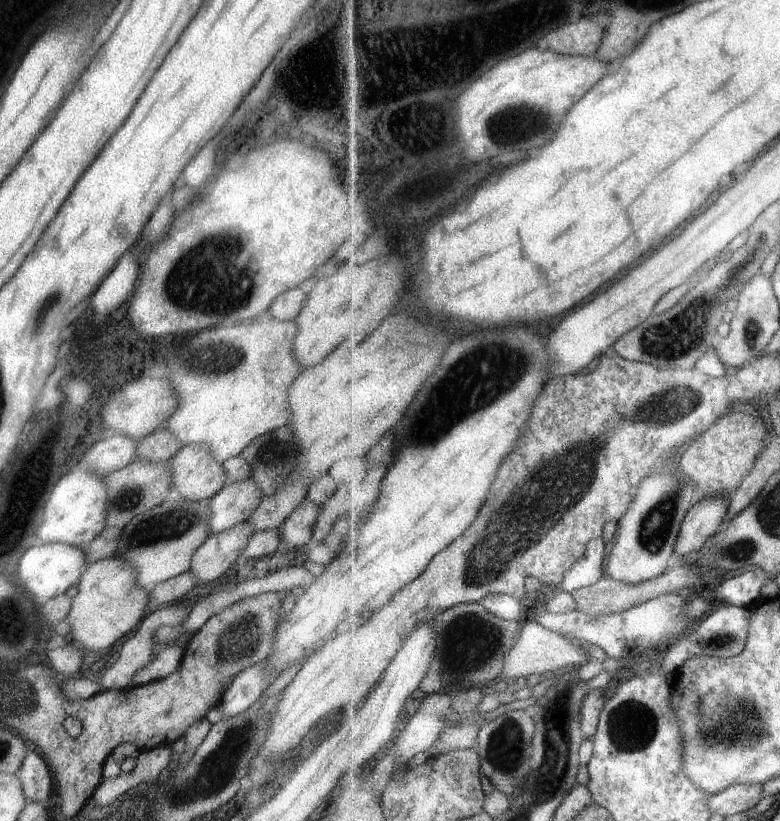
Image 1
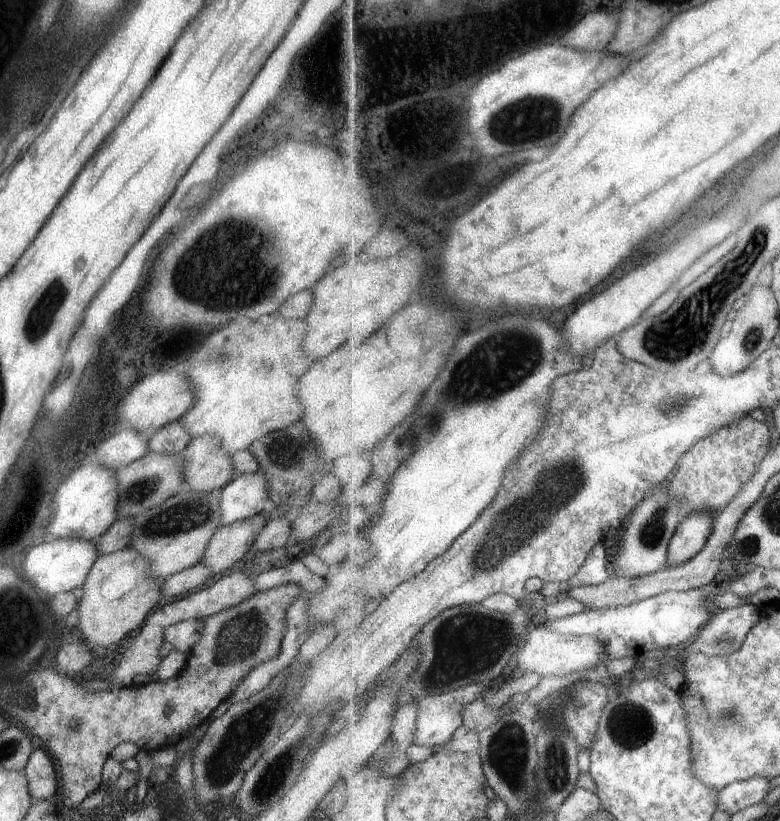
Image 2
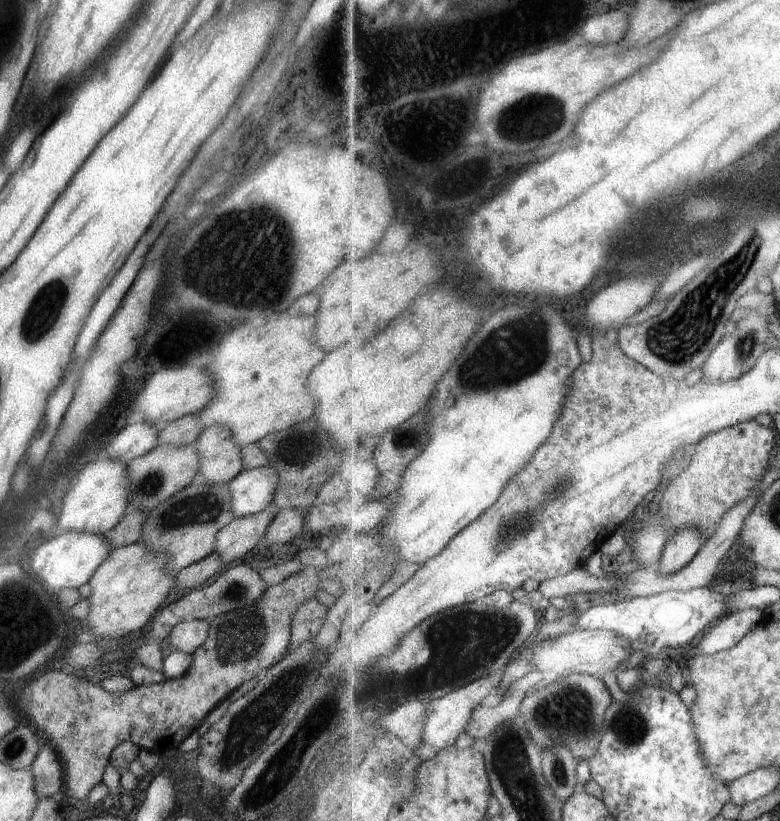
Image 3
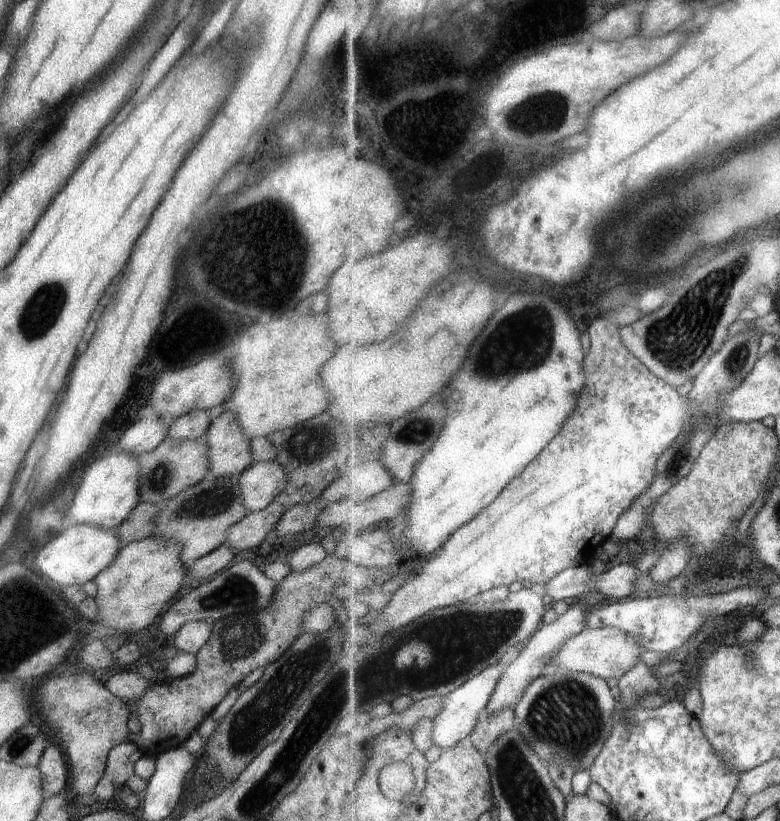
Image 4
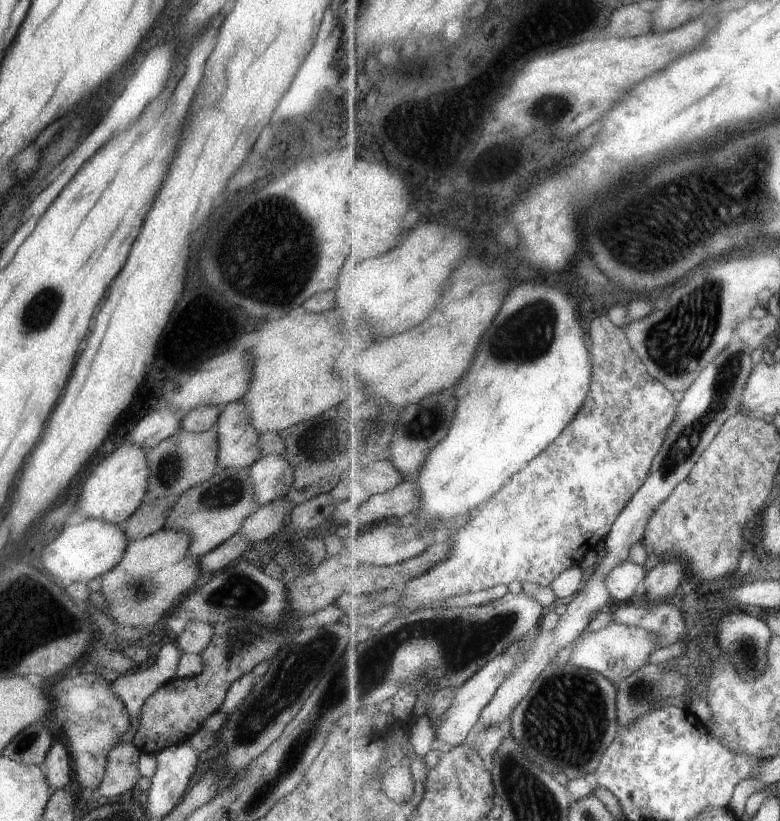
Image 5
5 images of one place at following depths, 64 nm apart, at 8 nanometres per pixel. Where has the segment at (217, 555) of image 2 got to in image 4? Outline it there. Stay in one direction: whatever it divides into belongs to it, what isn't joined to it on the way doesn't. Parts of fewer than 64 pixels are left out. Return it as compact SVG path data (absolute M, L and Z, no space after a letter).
M275 498L261 510L245 513L241 520L228 528L223 543L229 545L236 554L257 546L267 535L273 534L273 528L284 510L284 506Z

